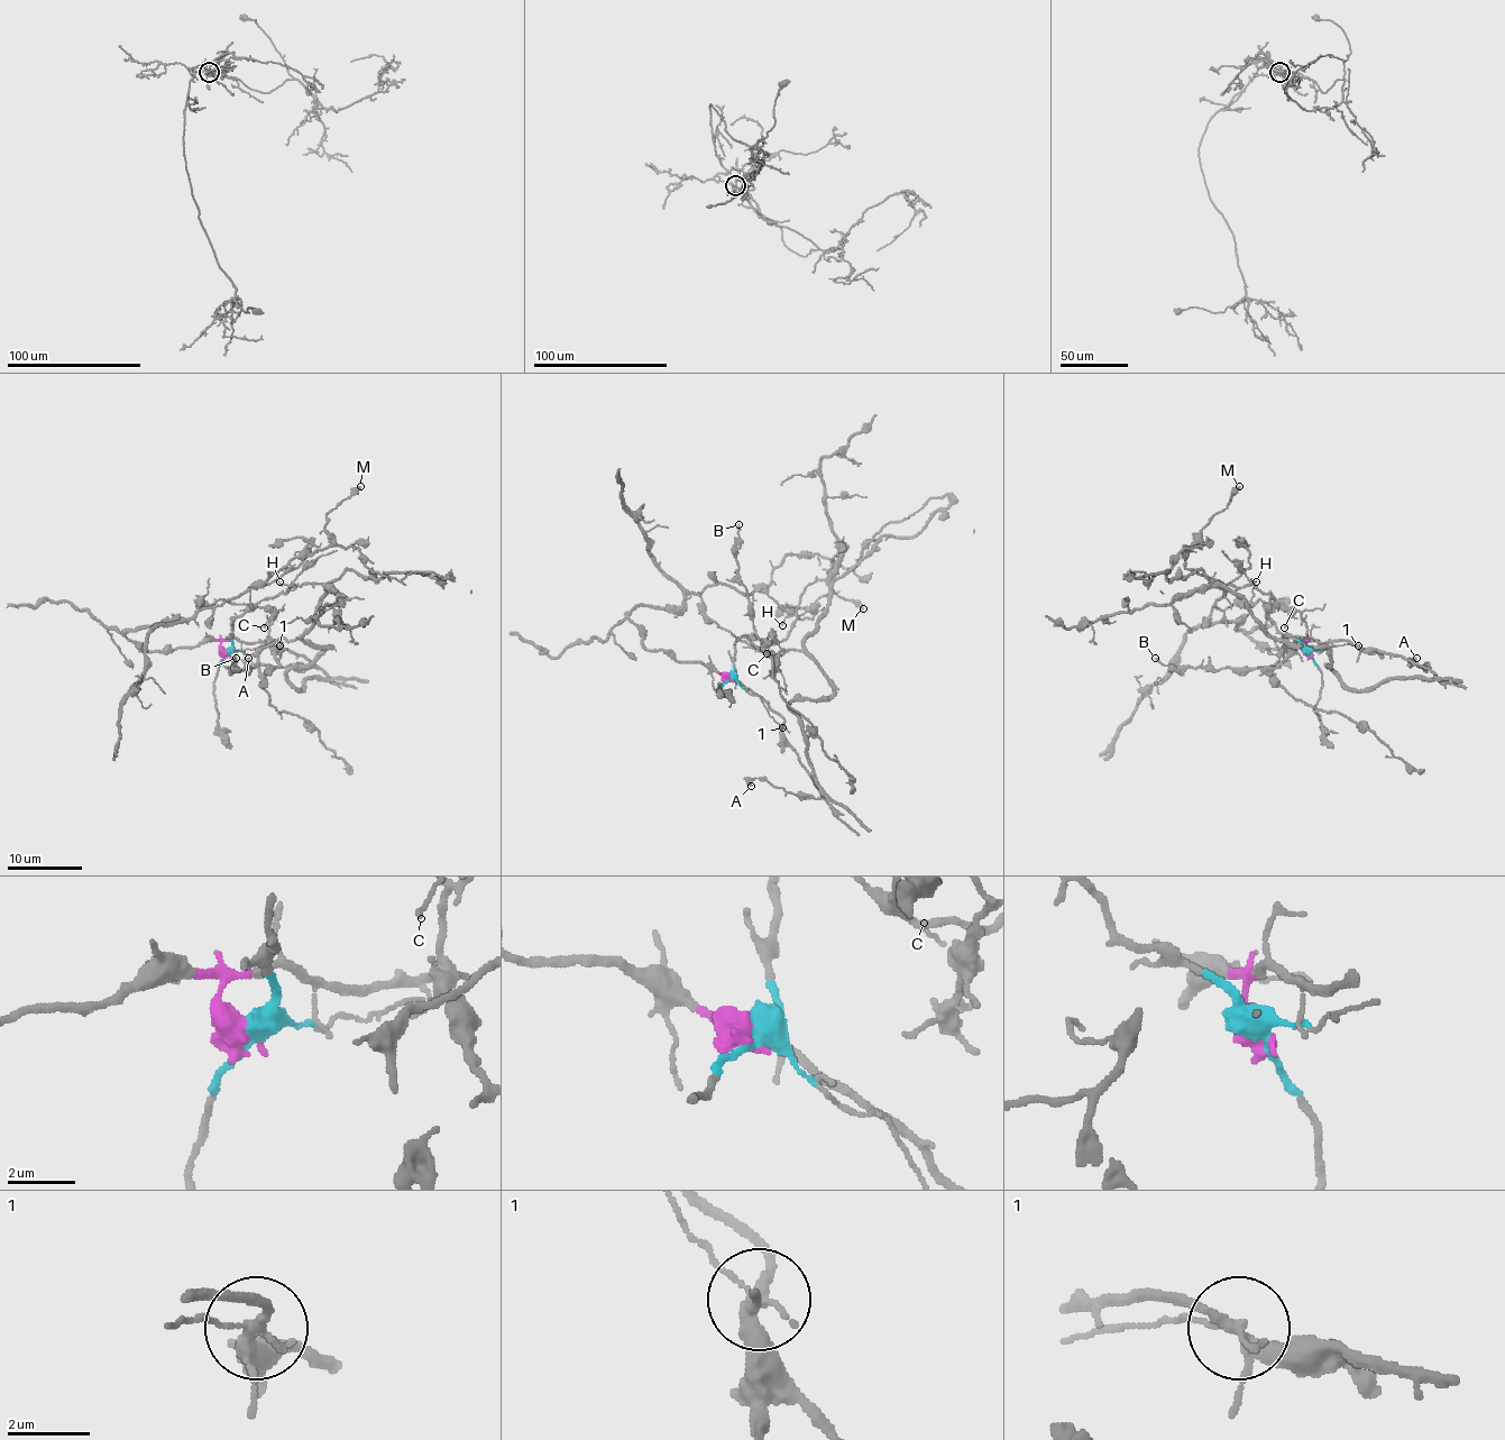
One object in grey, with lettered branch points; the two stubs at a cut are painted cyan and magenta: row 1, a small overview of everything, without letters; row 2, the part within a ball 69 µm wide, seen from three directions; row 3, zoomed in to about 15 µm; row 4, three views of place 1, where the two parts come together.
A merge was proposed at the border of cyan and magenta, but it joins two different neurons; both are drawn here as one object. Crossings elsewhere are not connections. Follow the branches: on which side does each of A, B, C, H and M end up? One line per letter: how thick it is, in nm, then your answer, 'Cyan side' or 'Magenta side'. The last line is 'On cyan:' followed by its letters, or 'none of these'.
A: Thickness 320 nm. Magenta side
B: Thickness 170 nm. Cyan side
C: Thickness 100 nm. Magenta side
H: Thickness 110 nm. Cyan side
M: Thickness 360 nm. Magenta side
On cyan: B, H

